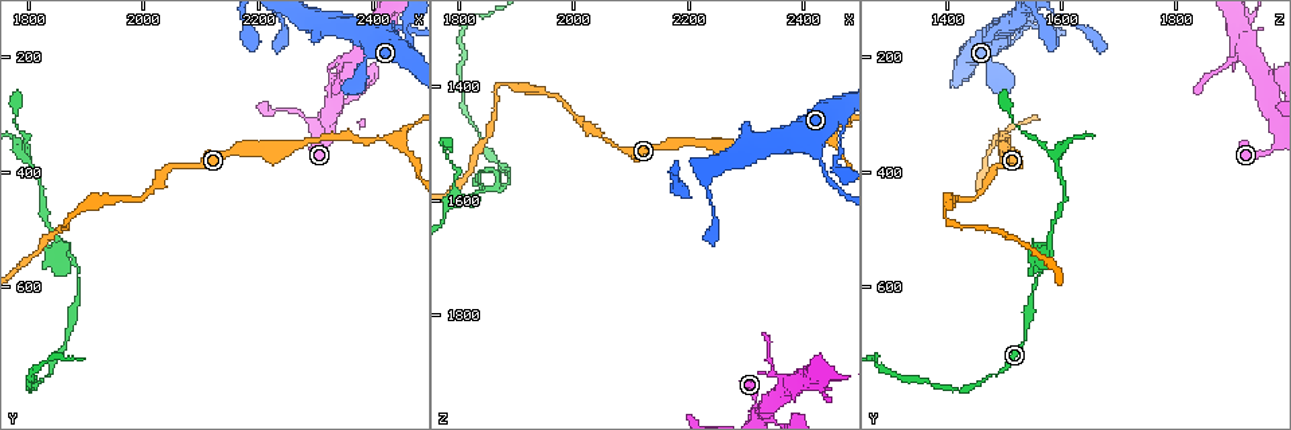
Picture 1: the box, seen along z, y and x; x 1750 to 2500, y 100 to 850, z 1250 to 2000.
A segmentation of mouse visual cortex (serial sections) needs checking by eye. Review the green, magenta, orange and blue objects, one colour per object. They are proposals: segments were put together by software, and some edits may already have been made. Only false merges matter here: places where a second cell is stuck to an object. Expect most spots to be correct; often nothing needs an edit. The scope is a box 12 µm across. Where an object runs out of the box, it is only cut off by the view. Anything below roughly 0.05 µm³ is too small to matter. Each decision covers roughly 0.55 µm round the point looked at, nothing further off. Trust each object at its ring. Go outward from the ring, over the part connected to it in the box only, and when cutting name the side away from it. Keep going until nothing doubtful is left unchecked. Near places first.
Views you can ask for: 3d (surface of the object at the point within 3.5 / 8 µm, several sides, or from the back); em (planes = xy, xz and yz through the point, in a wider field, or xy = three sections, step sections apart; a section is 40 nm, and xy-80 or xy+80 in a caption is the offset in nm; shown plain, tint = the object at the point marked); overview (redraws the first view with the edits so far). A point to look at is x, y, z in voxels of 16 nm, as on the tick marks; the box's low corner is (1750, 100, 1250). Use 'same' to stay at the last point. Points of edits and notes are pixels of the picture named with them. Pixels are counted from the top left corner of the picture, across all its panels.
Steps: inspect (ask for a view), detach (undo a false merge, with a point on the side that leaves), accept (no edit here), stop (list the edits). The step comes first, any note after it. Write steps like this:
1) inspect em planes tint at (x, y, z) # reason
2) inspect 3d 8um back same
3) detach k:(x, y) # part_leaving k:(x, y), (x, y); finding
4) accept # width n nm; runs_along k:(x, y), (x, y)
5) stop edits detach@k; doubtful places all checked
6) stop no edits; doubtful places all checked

inspect em xy step 3 tint at (1885, 555, 1570) # branch point

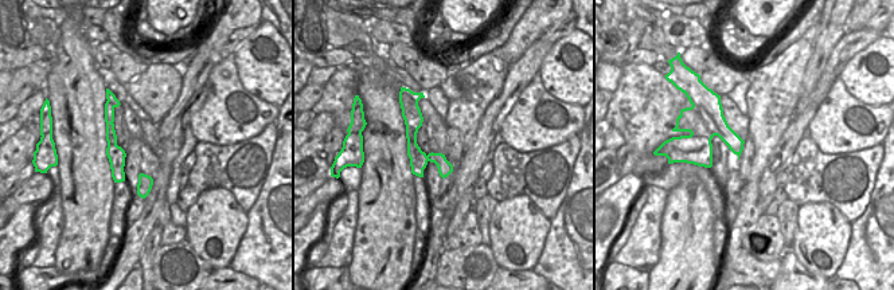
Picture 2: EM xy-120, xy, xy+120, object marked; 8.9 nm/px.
inspect 3d 3.5um back same # see where the arms go

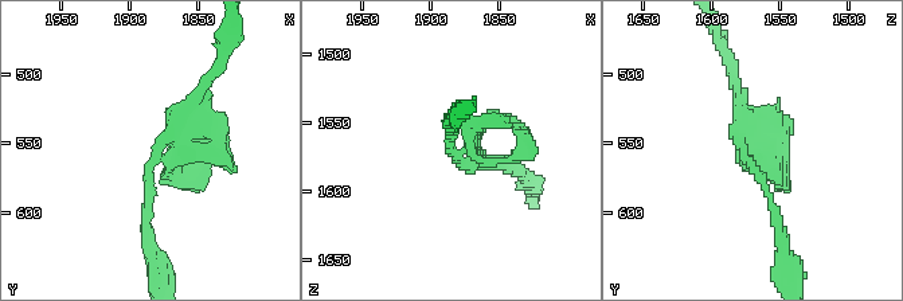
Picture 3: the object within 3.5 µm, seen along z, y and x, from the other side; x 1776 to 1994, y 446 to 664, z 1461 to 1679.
detach 3:(195, 180) # part_leaving 3:(164, 157), (226, 116); a second cell is stuck on

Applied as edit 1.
inspect overview # see it whole again

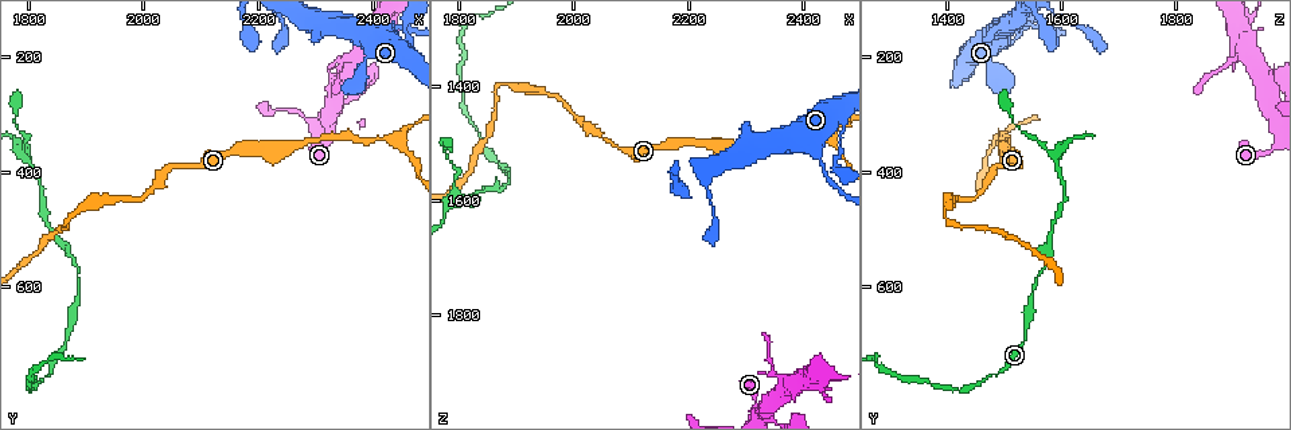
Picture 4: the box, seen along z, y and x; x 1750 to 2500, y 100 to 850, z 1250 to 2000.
inspect 3d 3.5um at (2440, 340, 1490) # a fork

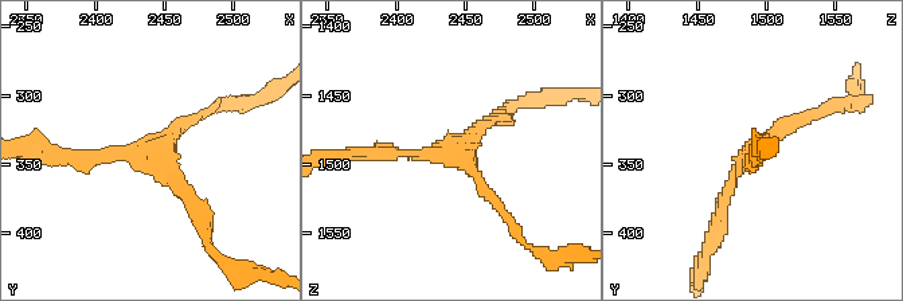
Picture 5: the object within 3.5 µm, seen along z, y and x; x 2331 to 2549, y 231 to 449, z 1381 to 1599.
inspect em xy step 3 tint at (2440, 342, 1490) # need the tissue

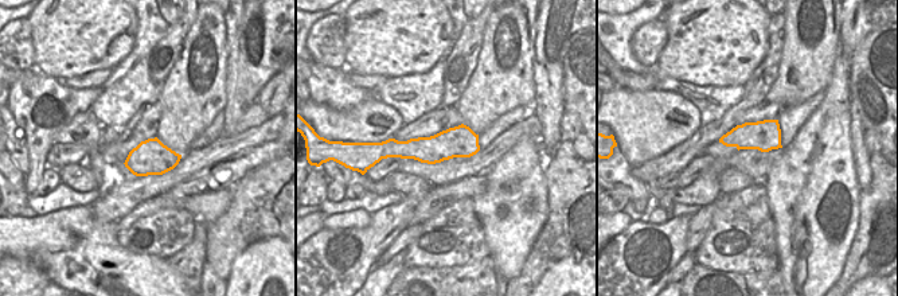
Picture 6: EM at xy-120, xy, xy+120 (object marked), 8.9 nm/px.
accept # arm_widths 150, 150, 150 nm; runs_along 5:(61, 152), (152, 152), (202, 218); one cell here

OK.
inspect 3d 3.5um at (1860, 490, 1400) # abrupt turn

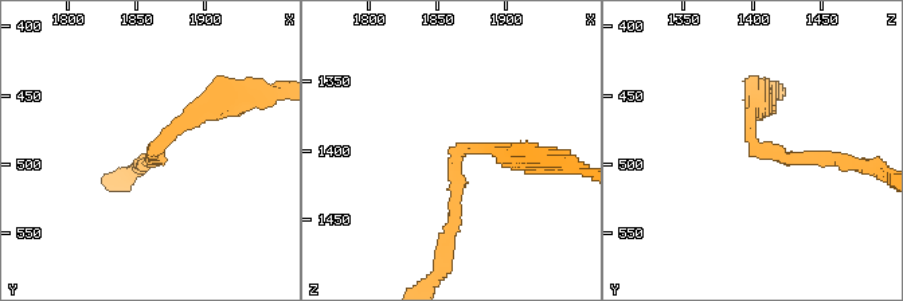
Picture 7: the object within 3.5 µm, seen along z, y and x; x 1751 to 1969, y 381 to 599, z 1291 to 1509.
inspect em planes tint at (1862, 488, 1402) # arm_widths 200, 300 nm

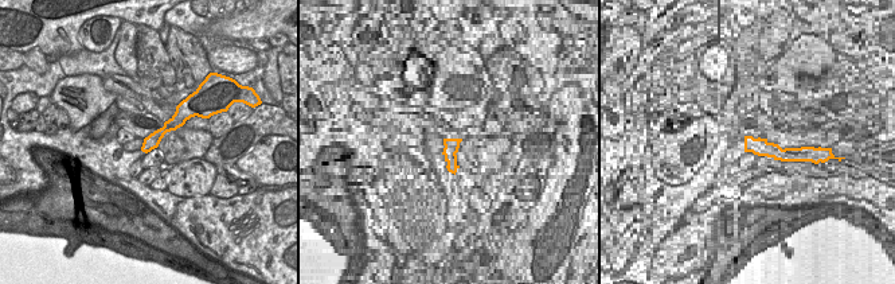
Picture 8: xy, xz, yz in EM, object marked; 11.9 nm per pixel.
accept # runs_along 7:(227, 102), (195, 110), (145, 160); all the same cell

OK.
stop edits detach@3; doubtful places all checked

